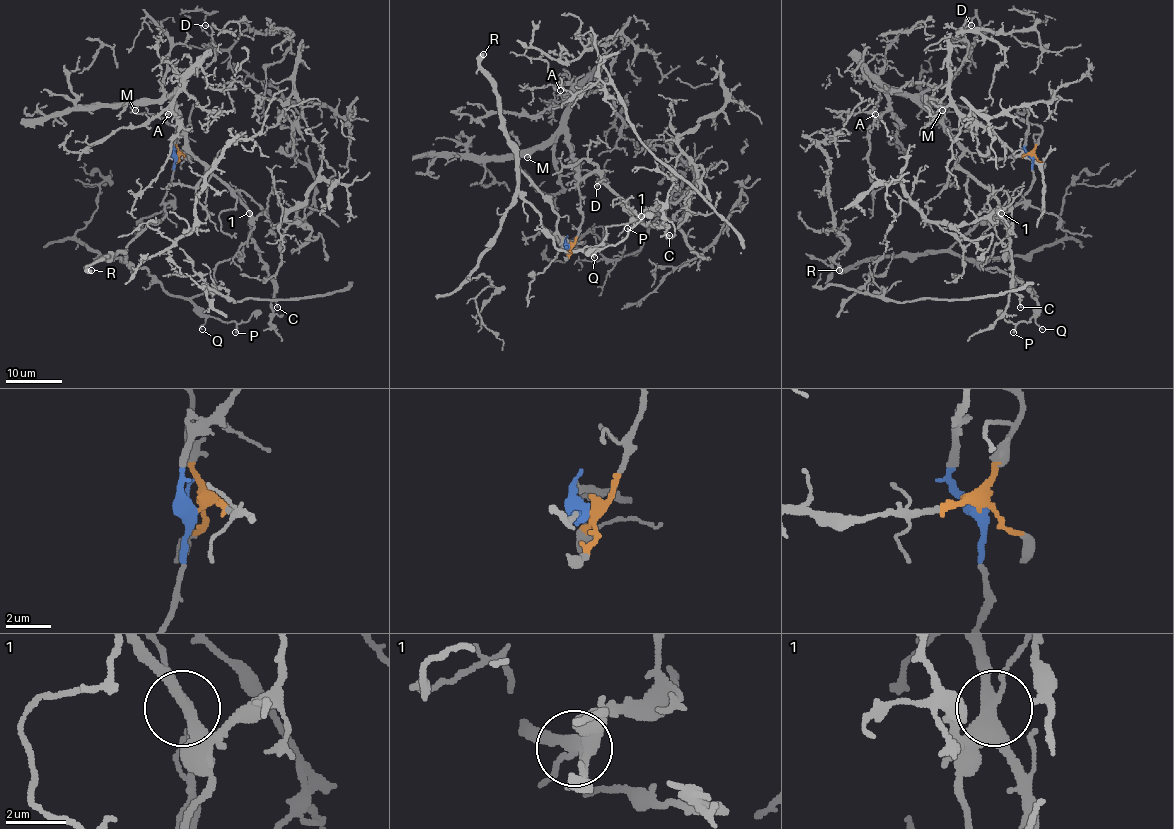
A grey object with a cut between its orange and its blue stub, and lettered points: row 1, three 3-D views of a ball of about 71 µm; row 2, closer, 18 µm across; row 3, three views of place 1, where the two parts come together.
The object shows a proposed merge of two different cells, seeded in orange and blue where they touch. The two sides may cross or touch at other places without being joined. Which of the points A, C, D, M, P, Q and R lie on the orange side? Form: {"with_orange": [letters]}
{"with_orange": ["A", "C", "D", "M"]}

